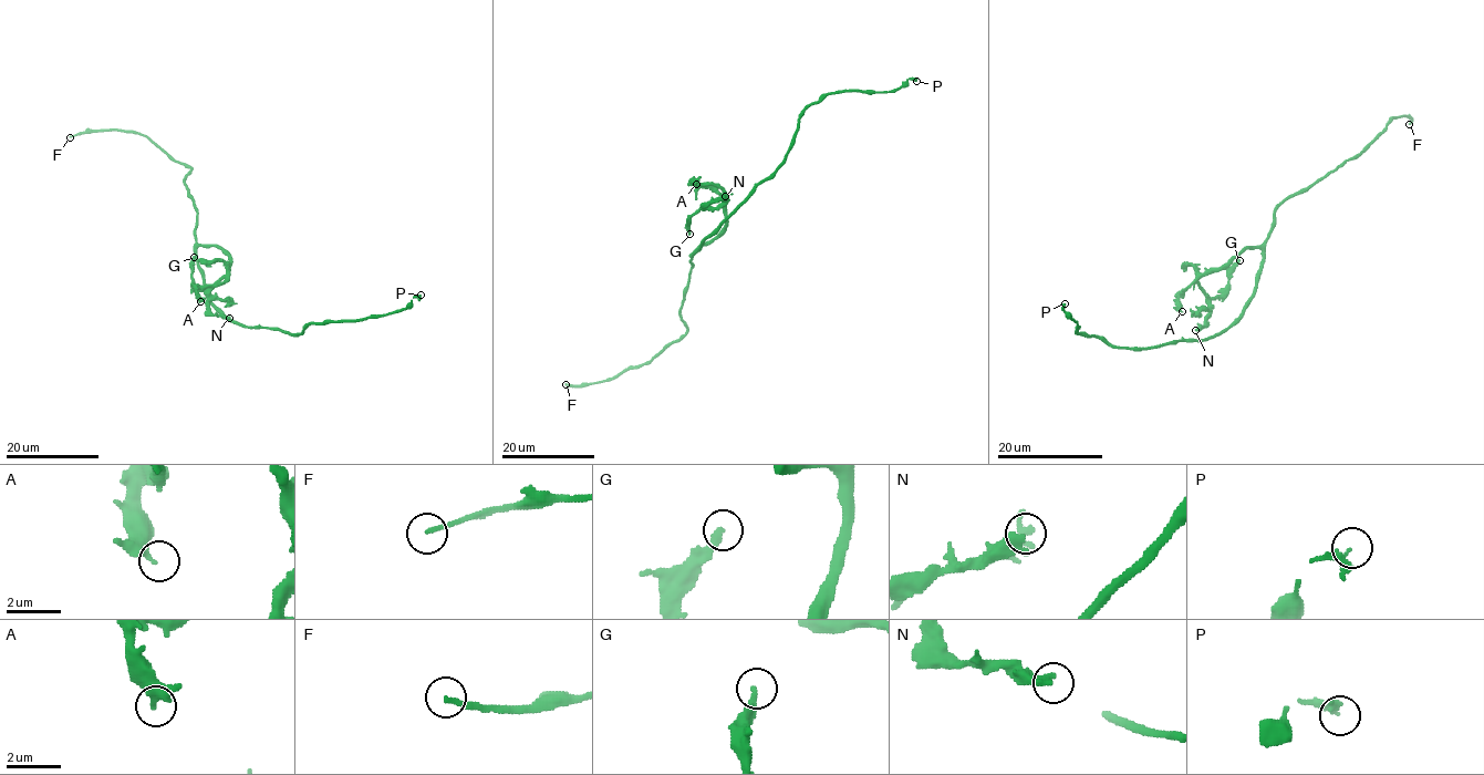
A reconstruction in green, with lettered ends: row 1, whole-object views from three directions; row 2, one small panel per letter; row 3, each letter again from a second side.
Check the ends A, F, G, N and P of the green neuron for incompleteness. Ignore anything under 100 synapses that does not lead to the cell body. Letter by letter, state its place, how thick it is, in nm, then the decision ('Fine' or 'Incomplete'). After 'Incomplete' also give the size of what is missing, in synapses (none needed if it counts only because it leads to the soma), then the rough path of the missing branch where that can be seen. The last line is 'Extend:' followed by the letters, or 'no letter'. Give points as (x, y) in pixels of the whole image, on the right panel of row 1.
A: Place: (1182, 311). Thickness 300 nm. Fine
F: Place: (1409, 124). Thickness 180 nm. Incomplete. Roughly 150 synapses. Course of what is missing: (1409, 124), (1344, 200), (1180, 269), (1175, 354), (1220, 360), (1246, 339)
G: Place: (1239, 260). Thickness 240 nm. Fine
N: Place: (1195, 330). Thickness 360 nm. Fine
P: Place: (1065, 303). Thickness 260 nm. Fine
Extend: F

